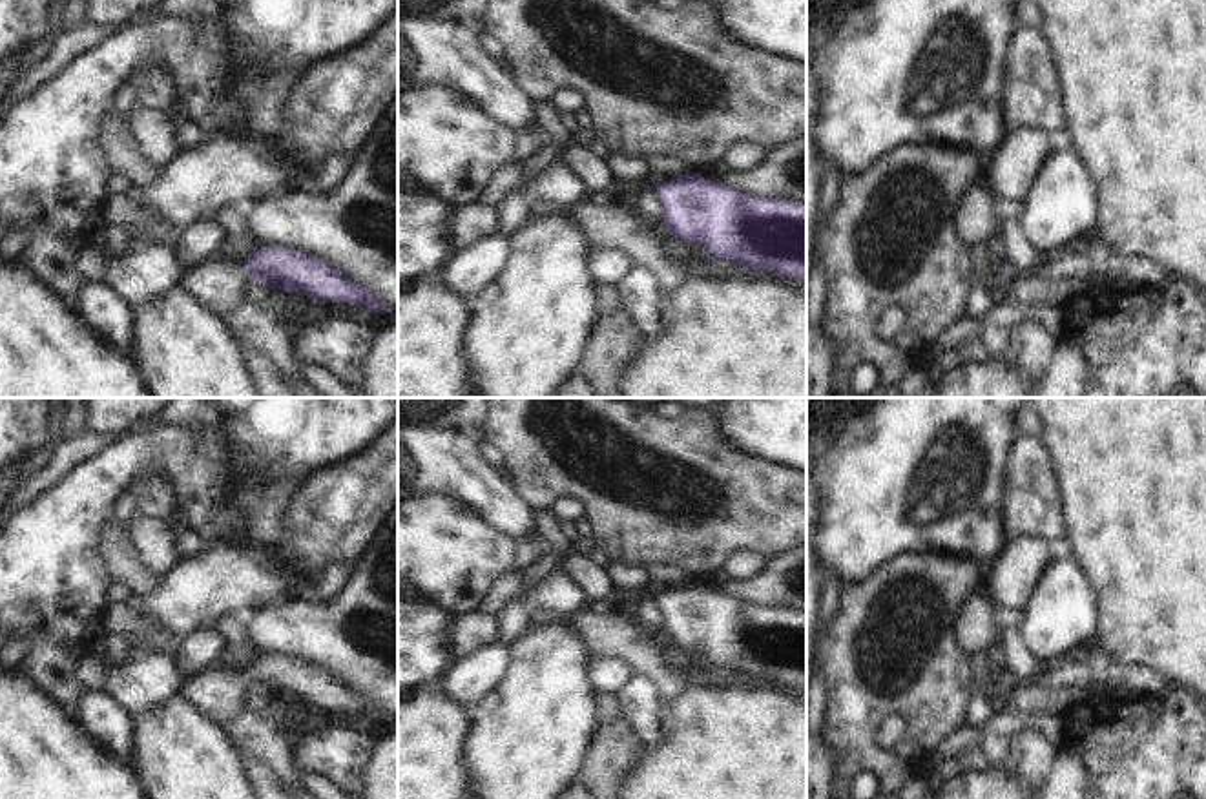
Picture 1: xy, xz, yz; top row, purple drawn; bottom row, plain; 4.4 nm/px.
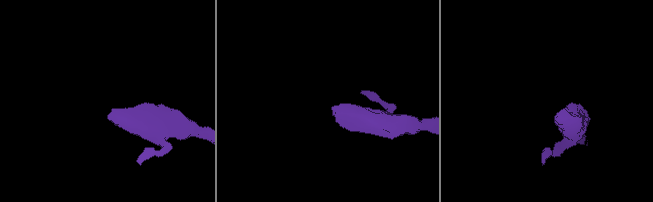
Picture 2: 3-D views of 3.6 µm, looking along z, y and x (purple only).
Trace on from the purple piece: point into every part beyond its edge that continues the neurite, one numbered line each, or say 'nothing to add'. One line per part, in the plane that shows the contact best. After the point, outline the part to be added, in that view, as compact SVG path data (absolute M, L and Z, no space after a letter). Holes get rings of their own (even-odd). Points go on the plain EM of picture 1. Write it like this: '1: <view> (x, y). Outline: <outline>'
nothing to add

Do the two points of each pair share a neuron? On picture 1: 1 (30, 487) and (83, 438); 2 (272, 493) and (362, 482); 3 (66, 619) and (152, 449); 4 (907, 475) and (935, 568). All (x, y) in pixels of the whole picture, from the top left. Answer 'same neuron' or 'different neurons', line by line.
1: same neuron
2: different neurons
3: same neuron
4: different neurons

